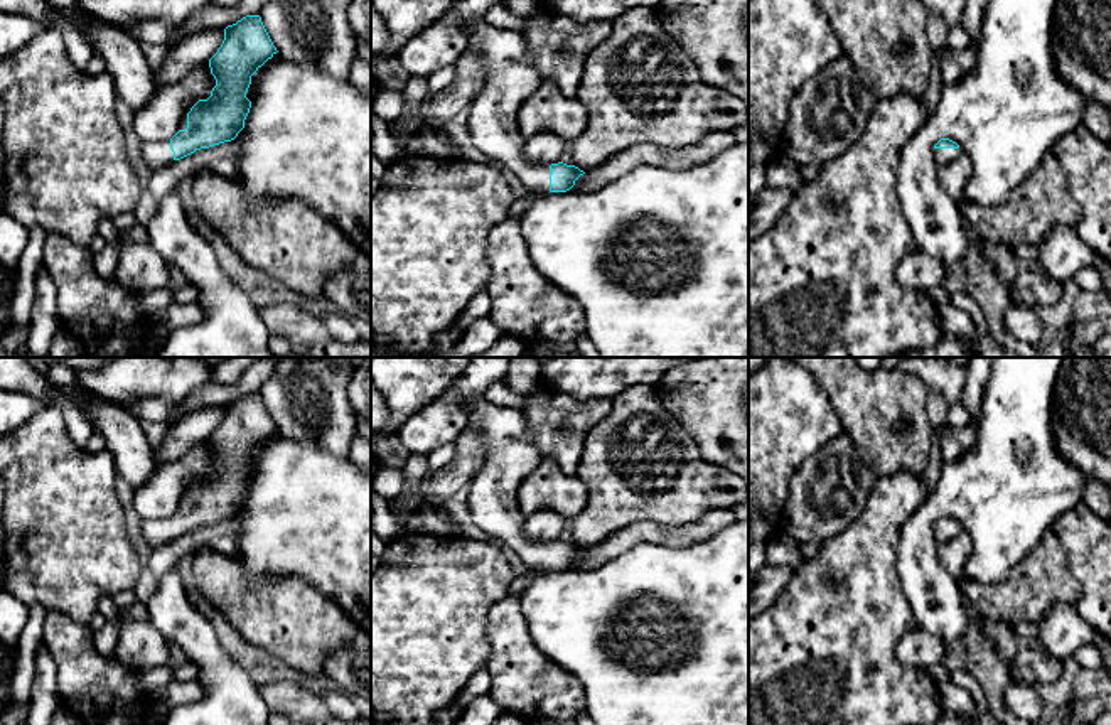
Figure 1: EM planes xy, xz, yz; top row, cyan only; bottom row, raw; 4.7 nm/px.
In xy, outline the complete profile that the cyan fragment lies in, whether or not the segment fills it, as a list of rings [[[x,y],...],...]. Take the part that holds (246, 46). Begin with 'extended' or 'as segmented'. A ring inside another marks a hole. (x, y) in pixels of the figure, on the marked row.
extended; [[[246,15],[233,25],[224,29],[224,40],[217,52],[209,59],[211,74],[216,86],[207,99],[199,99],[187,113],[187,128],[179,130],[165,142],[143,142],[142,160],[143,165],[155,172],[162,167],[180,160],[196,150],[209,148],[224,142],[231,142],[244,128],[244,120],[250,113],[251,101],[246,98],[251,84],[251,76],[276,54],[260,15]]]

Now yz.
extended; [[[941,138],[934,145],[934,162],[936,162],[936,165],[939,165],[939,164],[949,164],[959,153],[961,153],[959,145],[956,142],[953,142],[953,140],[949,140],[949,138]]]

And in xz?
extended; [[[484,19],[469,27],[465,51],[484,62],[484,84],[469,116],[472,143],[514,172],[528,191],[566,192],[585,172],[563,162],[541,165],[524,157],[526,140],[518,130],[521,105],[541,86],[523,34],[494,27]]]

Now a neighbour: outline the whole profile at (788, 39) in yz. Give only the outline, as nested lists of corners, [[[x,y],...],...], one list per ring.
[[[749,0],[749,169],[767,165],[782,148],[789,103],[808,79],[840,57],[843,57],[841,44],[814,0]]]

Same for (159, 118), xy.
[[[209,61],[192,67],[180,81],[158,88],[155,94],[135,111],[133,130],[142,142],[170,140],[180,126],[182,116],[199,99],[211,96],[216,79]]]

